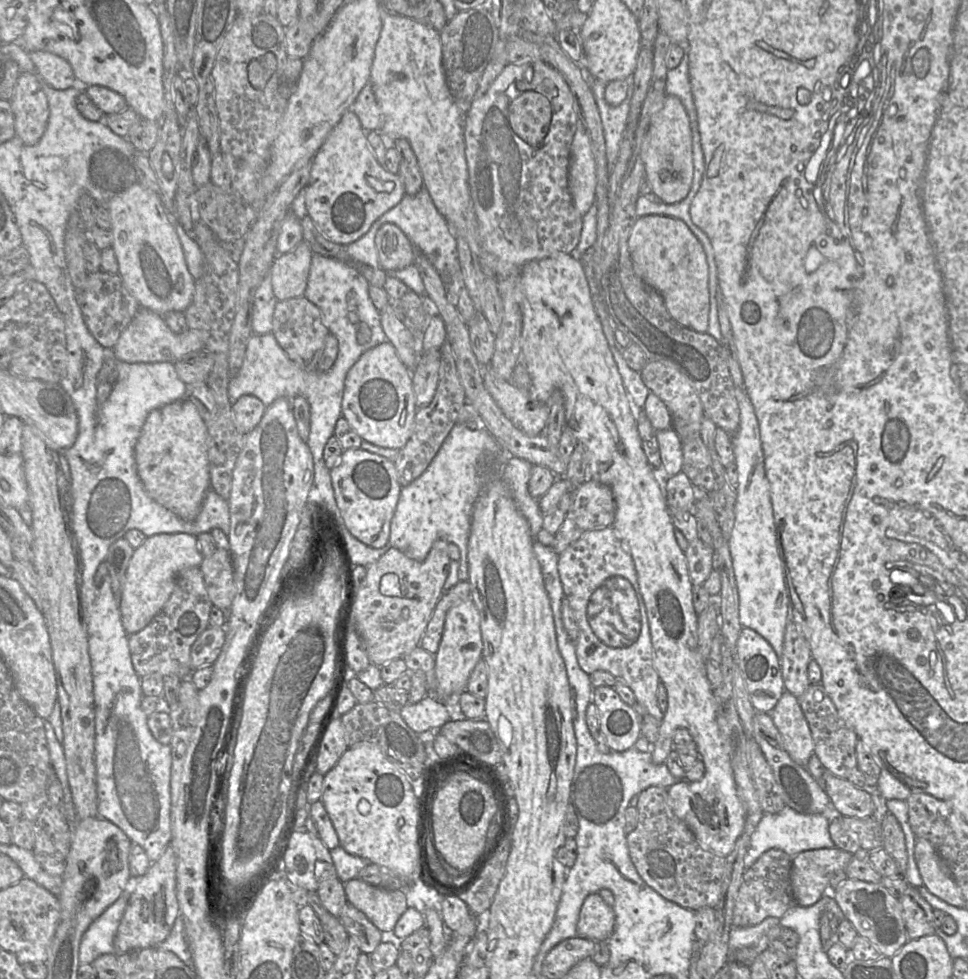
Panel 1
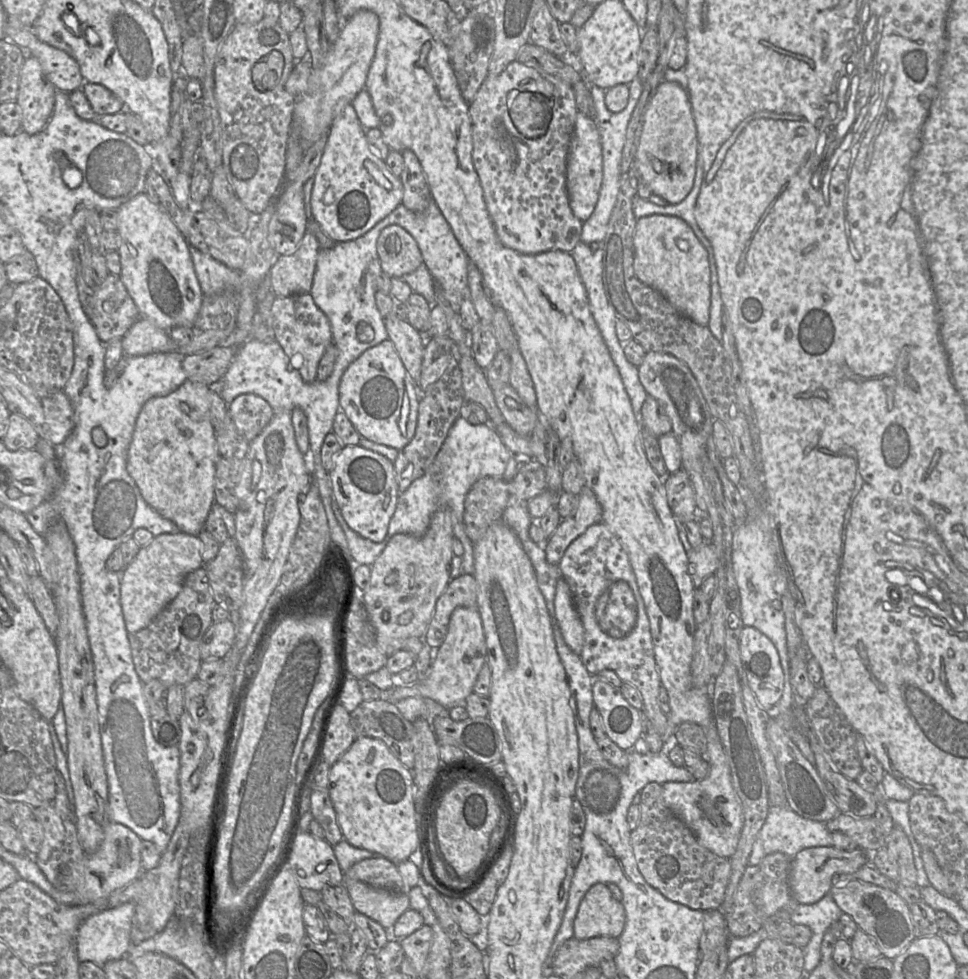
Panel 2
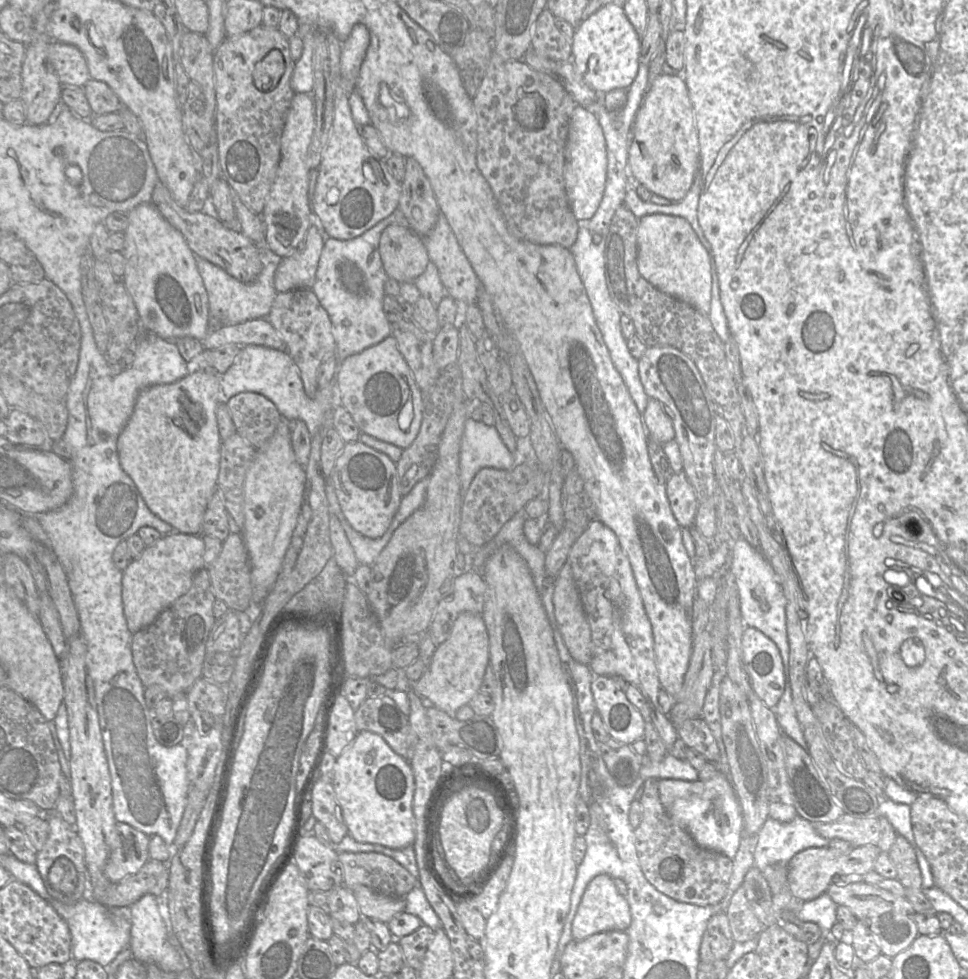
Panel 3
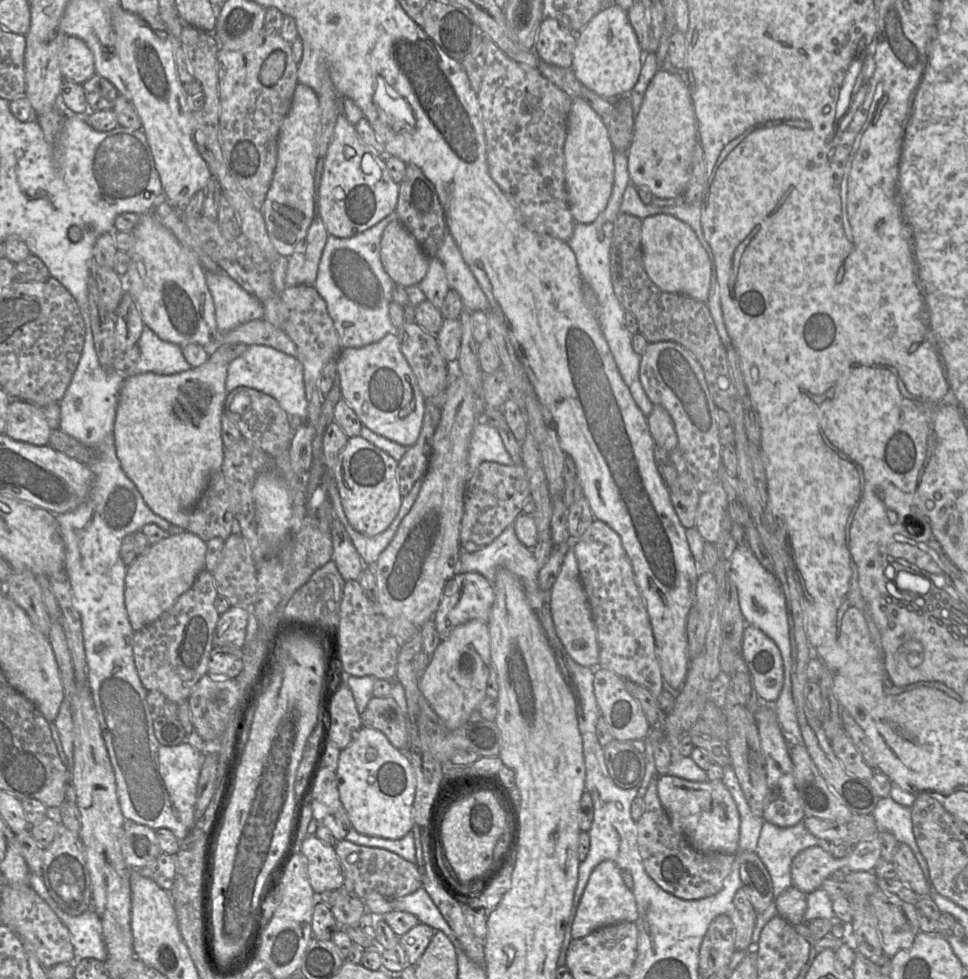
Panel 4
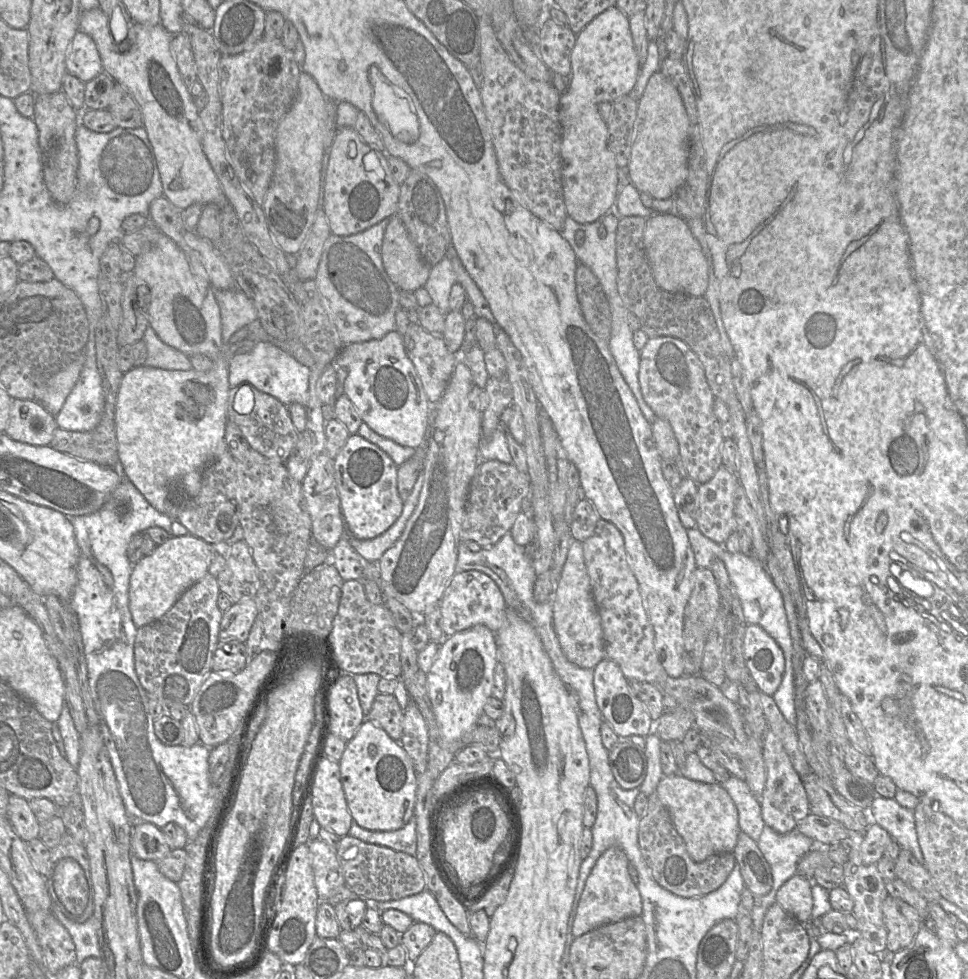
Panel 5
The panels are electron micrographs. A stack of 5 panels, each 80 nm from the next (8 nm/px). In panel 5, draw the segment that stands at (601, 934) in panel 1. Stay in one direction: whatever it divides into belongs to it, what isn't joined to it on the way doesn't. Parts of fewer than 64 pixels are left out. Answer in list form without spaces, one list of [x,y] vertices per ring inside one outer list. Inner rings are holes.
[[[618,846],[608,848],[593,866],[580,898],[573,924],[573,936],[578,938],[598,927],[642,915],[642,898],[628,873],[629,860]]]

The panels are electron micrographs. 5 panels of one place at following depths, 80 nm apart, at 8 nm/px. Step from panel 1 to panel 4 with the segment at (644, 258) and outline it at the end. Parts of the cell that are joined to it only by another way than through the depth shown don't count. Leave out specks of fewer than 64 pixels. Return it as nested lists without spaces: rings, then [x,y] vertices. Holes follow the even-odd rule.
[[[668,214],[646,217],[642,220],[641,244],[644,269],[657,287],[709,303],[710,260],[694,230],[687,223]]]

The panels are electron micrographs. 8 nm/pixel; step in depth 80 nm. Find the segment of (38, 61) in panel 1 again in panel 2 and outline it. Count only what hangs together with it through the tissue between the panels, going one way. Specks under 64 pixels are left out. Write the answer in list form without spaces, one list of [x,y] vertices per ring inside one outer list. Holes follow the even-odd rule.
[[[7,19],[5,35],[7,39],[24,49],[27,55],[34,56],[38,59],[45,76],[57,91],[70,93],[82,88],[84,79],[81,75],[77,61],[66,52],[40,41],[33,33],[32,27],[15,28],[9,24]]]

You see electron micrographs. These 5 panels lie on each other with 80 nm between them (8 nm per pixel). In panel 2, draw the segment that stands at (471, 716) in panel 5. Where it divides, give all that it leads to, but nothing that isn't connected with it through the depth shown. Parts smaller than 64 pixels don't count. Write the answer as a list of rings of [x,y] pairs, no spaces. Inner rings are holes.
[[[457,607],[451,614],[448,631],[443,644],[435,651],[431,672],[424,681],[416,681],[411,686],[393,686],[383,691],[383,697],[395,704],[409,697],[430,698],[450,709],[463,704],[473,692],[478,674],[487,662],[487,647],[482,620],[476,607]]]

